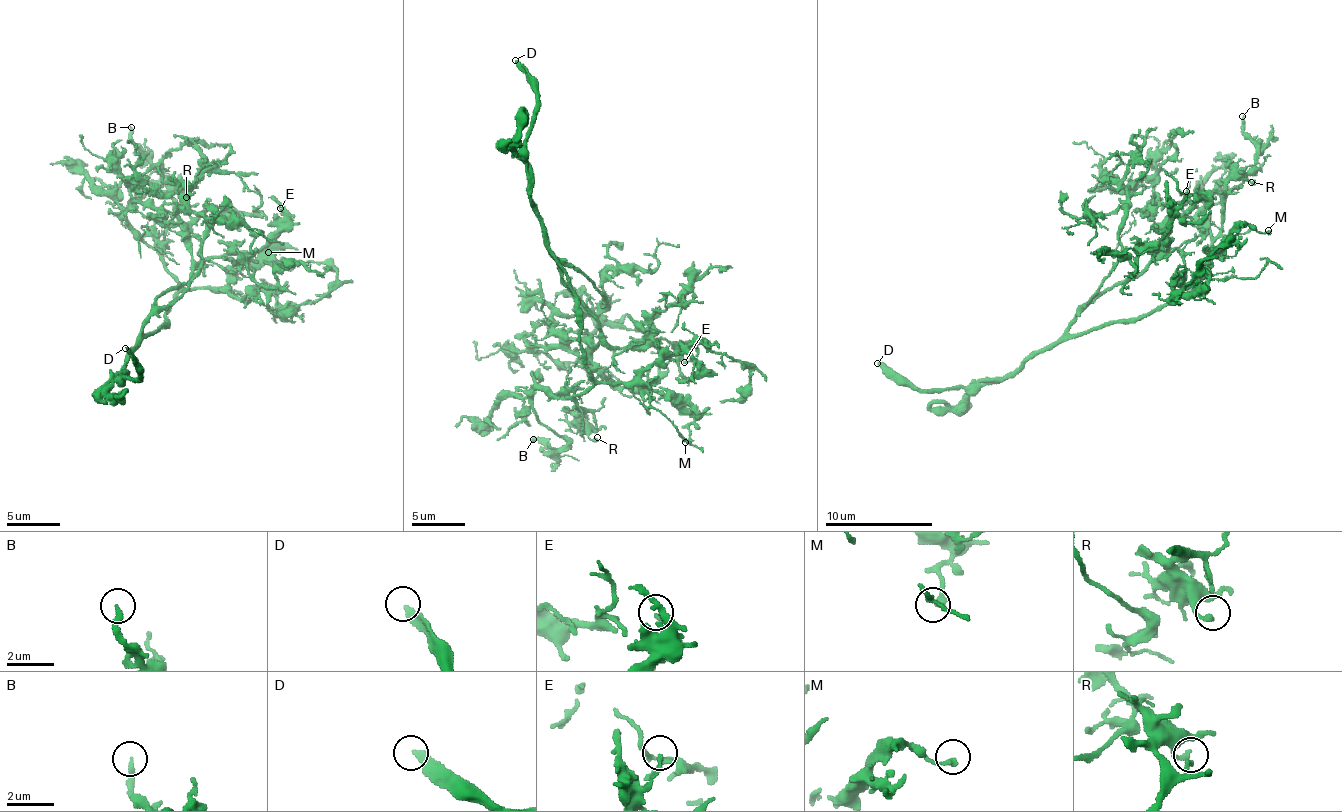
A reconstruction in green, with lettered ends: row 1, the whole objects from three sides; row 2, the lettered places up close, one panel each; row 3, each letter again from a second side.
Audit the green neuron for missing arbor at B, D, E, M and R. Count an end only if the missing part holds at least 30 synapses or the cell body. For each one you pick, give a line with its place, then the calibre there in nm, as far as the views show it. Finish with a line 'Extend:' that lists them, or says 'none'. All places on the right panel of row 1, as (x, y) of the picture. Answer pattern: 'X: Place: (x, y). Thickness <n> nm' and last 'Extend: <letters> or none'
D: Place: (877, 363). Thickness 280 nm
Extend: D

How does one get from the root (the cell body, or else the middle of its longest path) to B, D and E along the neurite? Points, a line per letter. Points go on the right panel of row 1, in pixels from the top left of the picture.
B: (1091, 329), (1141, 320), (1199, 282), (1211, 253), (1199, 215), (1254, 165), (1255, 142), (1242, 116)
D: (1091, 329), (1035, 352), (1004, 377), (979, 379), (966, 387), (911, 389), (877, 363)
E: (1091, 329), (1071, 335), (1068, 324), (1167, 250), (1166, 224), (1186, 191)

